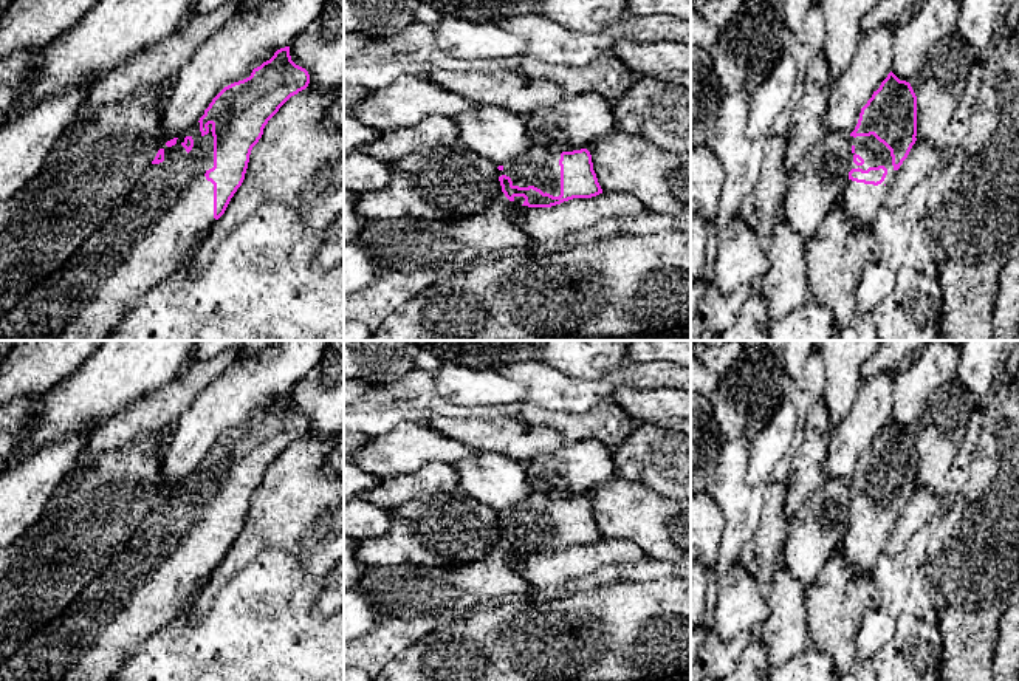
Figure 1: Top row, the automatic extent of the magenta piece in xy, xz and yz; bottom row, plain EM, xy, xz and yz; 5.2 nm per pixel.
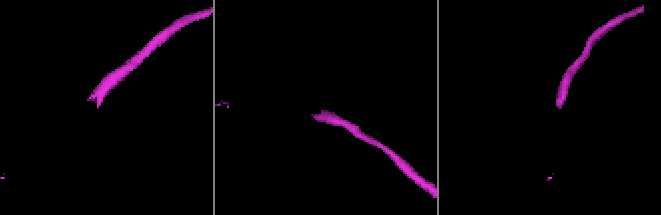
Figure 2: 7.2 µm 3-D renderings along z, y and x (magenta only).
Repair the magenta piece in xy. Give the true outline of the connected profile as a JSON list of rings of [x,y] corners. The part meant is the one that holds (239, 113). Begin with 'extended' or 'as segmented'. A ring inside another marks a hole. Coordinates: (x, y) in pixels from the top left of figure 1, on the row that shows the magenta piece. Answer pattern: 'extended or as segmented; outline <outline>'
extended; outline [[[285,46],[254,68],[249,77],[225,87],[192,128],[167,141],[158,150],[152,166],[142,173],[127,200],[77,248],[70,260],[37,283],[6,313],[0,320],[0,340],[99,340],[112,333],[142,293],[180,272],[183,254],[208,237],[242,186],[251,150],[262,138],[268,121],[308,84],[308,71],[291,60],[290,46]]]

